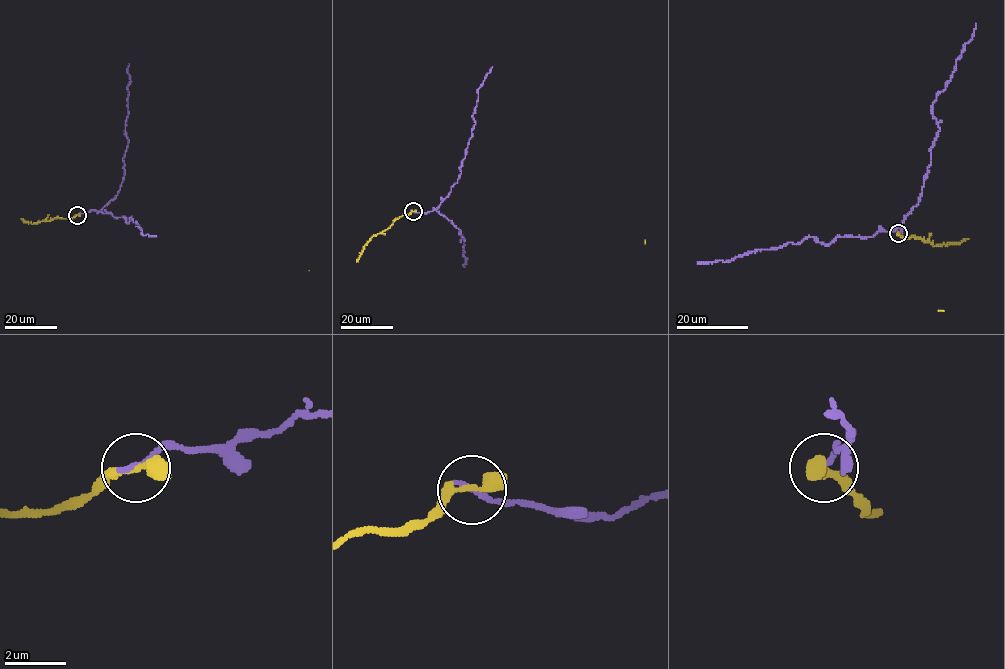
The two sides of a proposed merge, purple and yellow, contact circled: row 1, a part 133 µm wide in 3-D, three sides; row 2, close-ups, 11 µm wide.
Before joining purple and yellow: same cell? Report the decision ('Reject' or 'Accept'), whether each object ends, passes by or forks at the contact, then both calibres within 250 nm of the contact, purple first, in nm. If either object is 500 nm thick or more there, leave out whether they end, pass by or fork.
Accept. At the ring purple ends. At the ring yellow passes by. Thickness 190 nm (purple) against 340 nm

